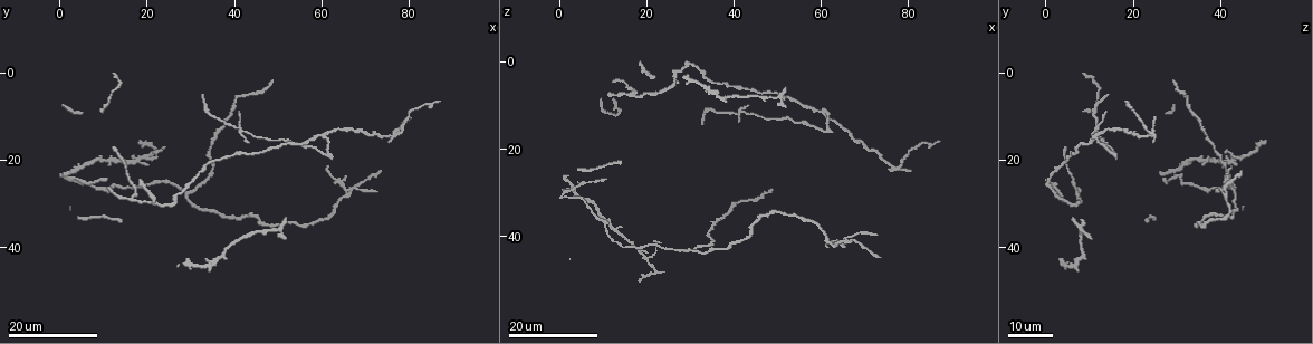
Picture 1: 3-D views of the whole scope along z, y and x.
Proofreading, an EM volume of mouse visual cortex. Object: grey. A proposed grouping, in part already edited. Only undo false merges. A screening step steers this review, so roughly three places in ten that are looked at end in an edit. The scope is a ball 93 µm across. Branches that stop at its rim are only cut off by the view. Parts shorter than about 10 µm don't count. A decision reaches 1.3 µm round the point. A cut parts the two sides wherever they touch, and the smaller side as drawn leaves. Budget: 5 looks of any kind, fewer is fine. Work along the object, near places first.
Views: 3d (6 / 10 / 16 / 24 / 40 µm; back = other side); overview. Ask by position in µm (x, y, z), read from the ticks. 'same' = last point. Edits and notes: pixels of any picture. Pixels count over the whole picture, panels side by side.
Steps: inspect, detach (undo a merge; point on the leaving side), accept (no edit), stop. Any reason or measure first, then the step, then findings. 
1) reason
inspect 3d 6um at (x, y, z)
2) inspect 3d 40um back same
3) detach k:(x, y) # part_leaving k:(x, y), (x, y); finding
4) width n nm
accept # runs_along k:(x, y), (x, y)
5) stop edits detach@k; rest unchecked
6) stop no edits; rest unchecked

three-way junction
inspect 3d 24um at (29.5, 28.0, 43.0)

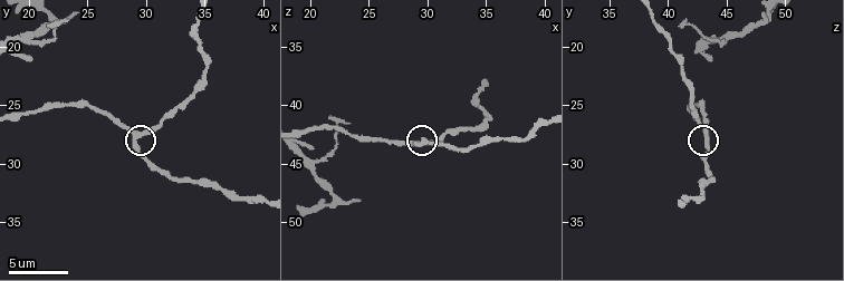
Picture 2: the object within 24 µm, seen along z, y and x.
zoom in
inspect 3d 10um at (29.2, 28.0, 43.2)

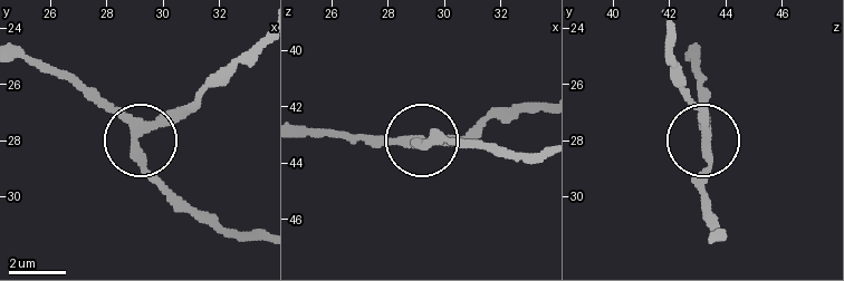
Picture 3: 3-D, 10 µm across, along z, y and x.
inspect 3d 10um back at (29.0, 28.0, 43.3)

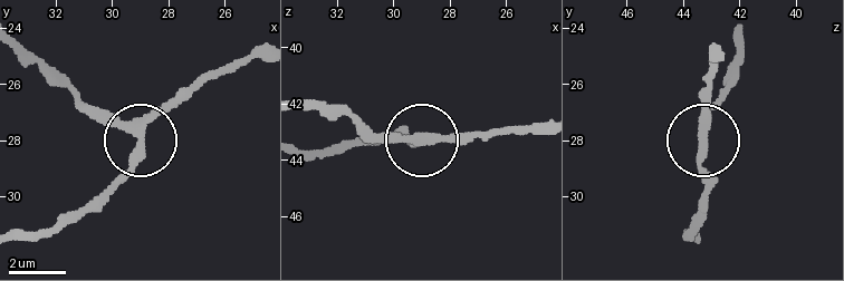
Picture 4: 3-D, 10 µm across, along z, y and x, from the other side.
arms 3
accept # runs_along 4:(543, 125), (365, 139); all the same cell

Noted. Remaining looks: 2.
three-way junction
inspect 3d 24um at (60.5, 14.5, 12.0)

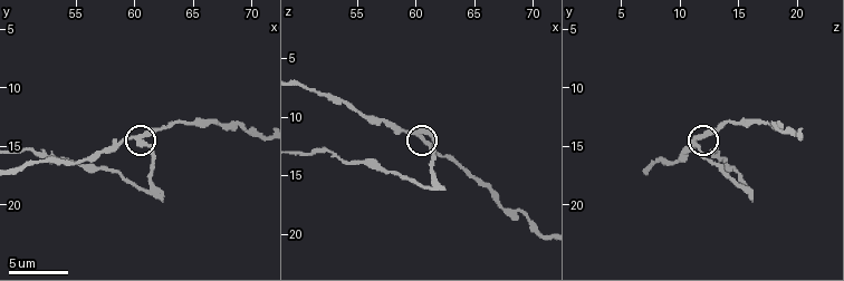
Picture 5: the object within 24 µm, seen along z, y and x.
closer look
inspect 3d 10um at (60.2, 14.4, 11.4)

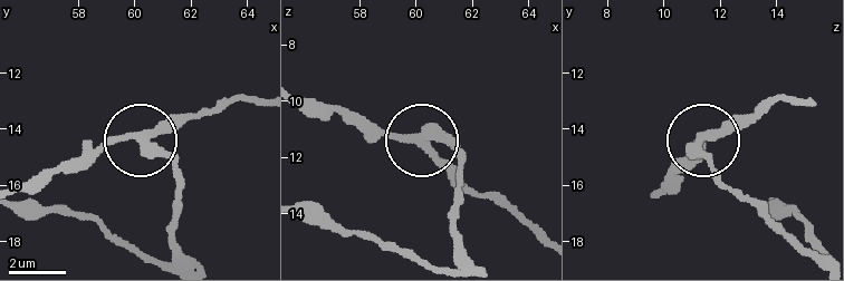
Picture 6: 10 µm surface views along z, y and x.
arms 3
accept # runs_along 6:(659, 190), (699, 137), (713, 139), (755, 120); one cell here

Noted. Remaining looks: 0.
stop no edits; rest unchecked

